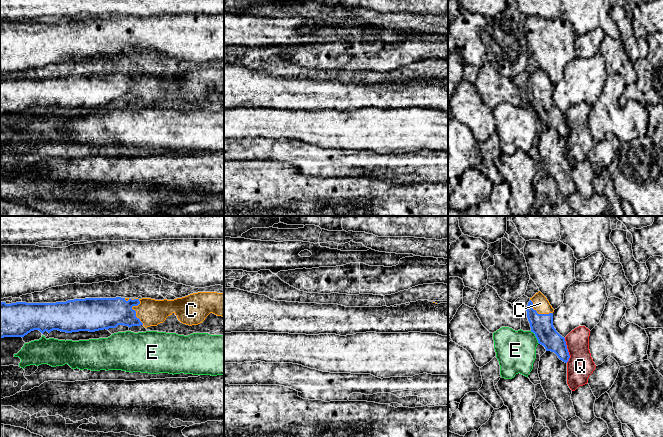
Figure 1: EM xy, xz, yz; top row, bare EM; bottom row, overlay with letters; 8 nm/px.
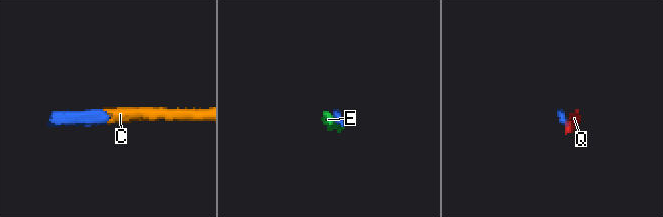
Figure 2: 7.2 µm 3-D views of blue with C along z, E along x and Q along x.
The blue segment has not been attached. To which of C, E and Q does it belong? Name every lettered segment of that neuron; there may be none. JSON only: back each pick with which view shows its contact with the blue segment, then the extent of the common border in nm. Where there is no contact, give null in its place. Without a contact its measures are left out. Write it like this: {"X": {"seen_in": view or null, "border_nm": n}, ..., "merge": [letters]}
{"C": {"seen_in": "xy", "border_nm": 220}, "merge": ["C"]}

